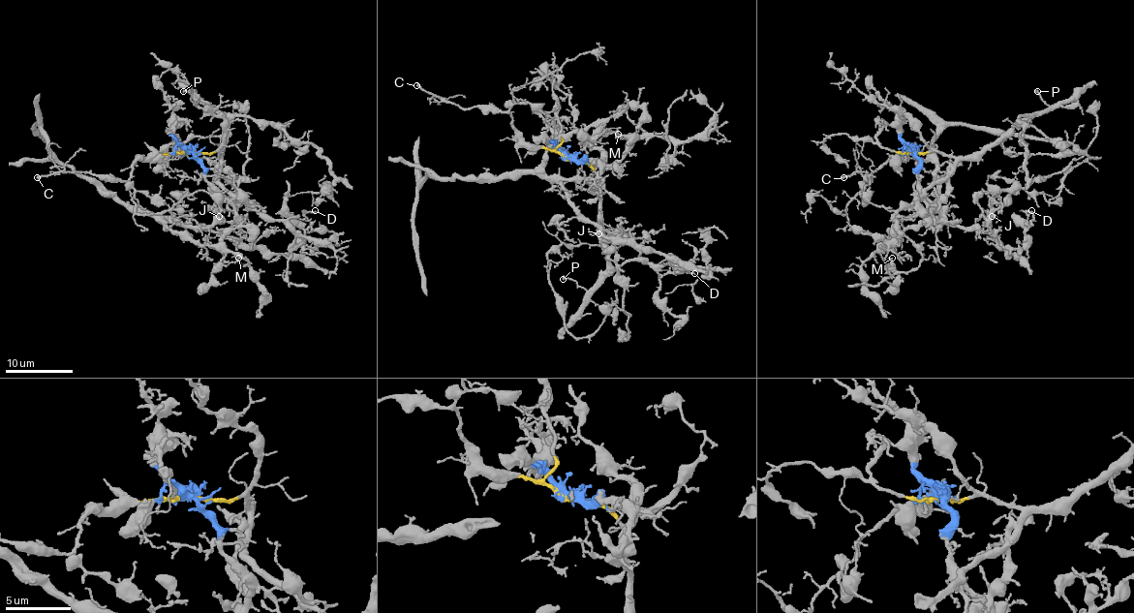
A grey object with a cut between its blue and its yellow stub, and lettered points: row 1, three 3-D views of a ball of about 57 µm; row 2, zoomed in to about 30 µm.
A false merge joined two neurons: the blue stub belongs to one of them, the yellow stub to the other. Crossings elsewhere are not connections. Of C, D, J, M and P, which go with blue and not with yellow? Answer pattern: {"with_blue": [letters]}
{"with_blue": ["D", "J", "M"]}

